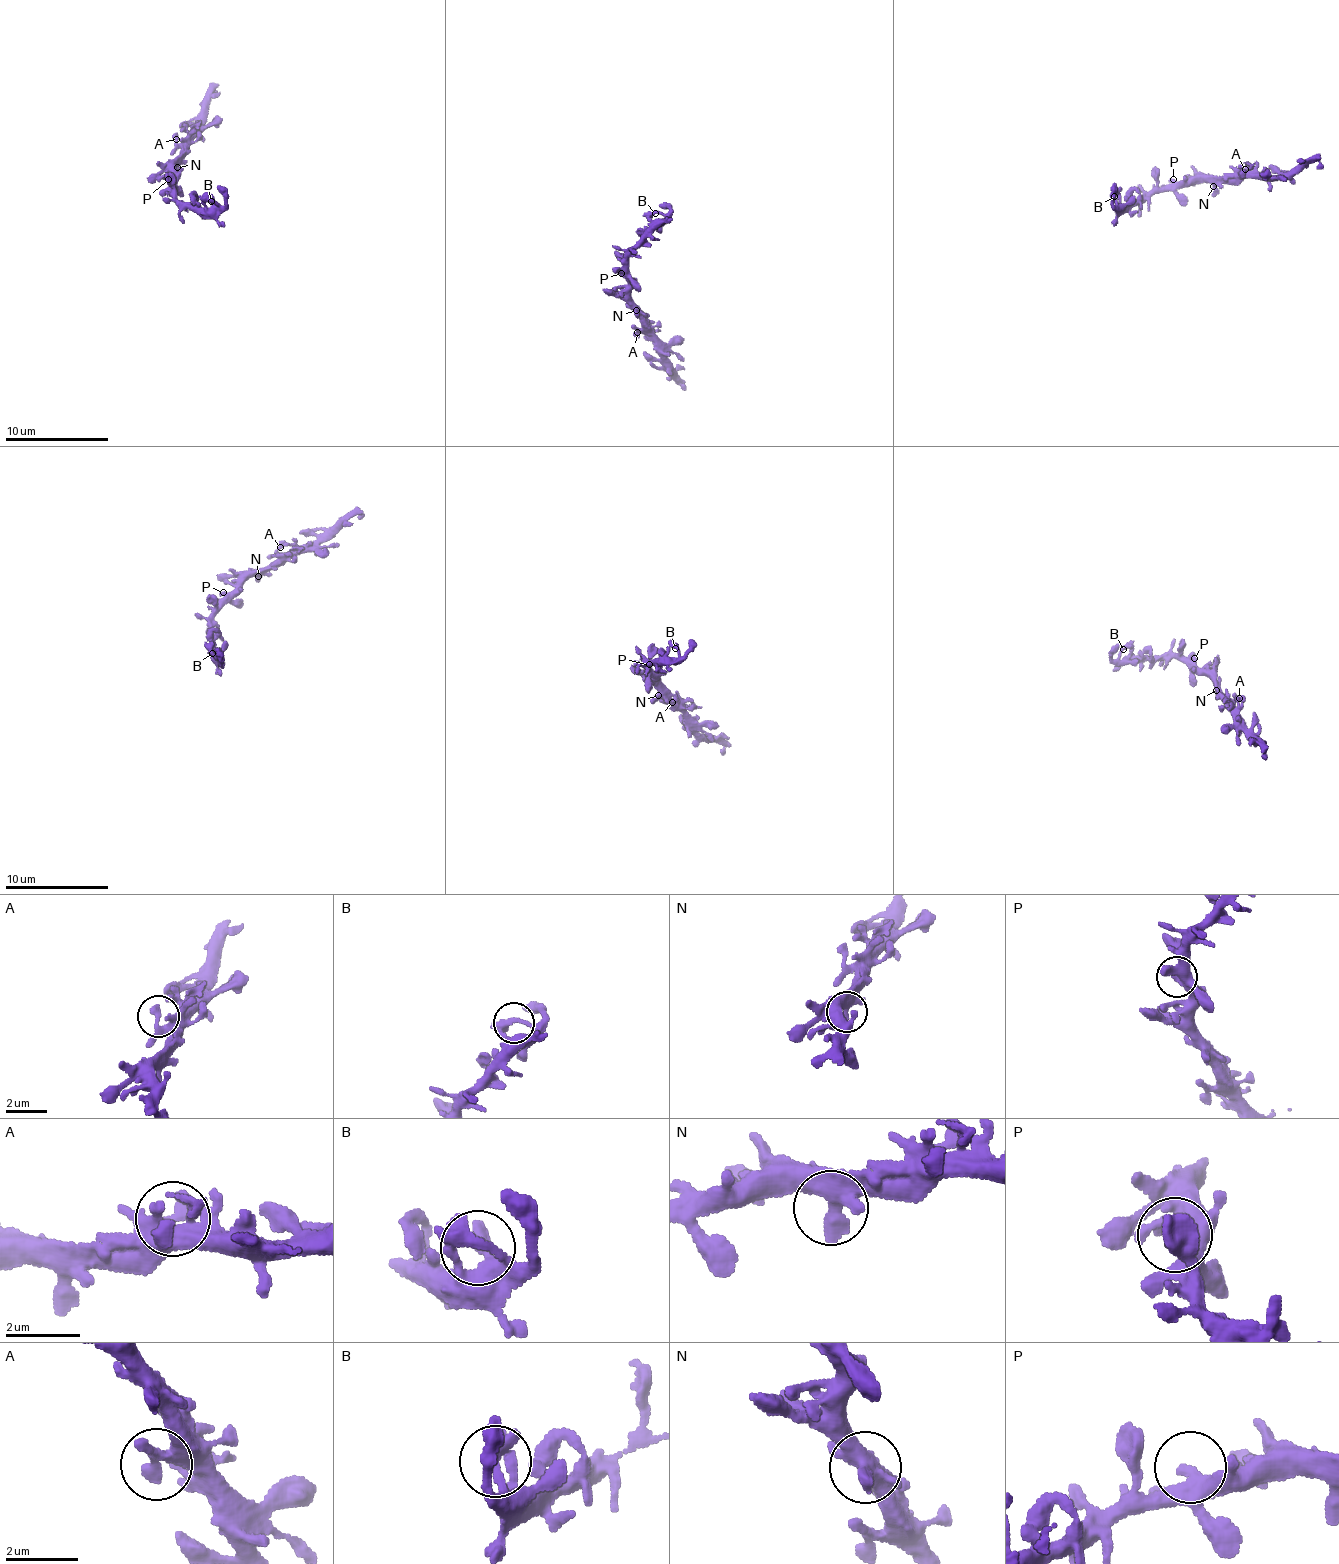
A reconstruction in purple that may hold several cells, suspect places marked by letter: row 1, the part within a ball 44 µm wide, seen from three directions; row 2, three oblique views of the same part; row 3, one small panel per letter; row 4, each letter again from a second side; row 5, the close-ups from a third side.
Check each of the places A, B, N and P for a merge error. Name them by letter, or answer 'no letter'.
no letter

